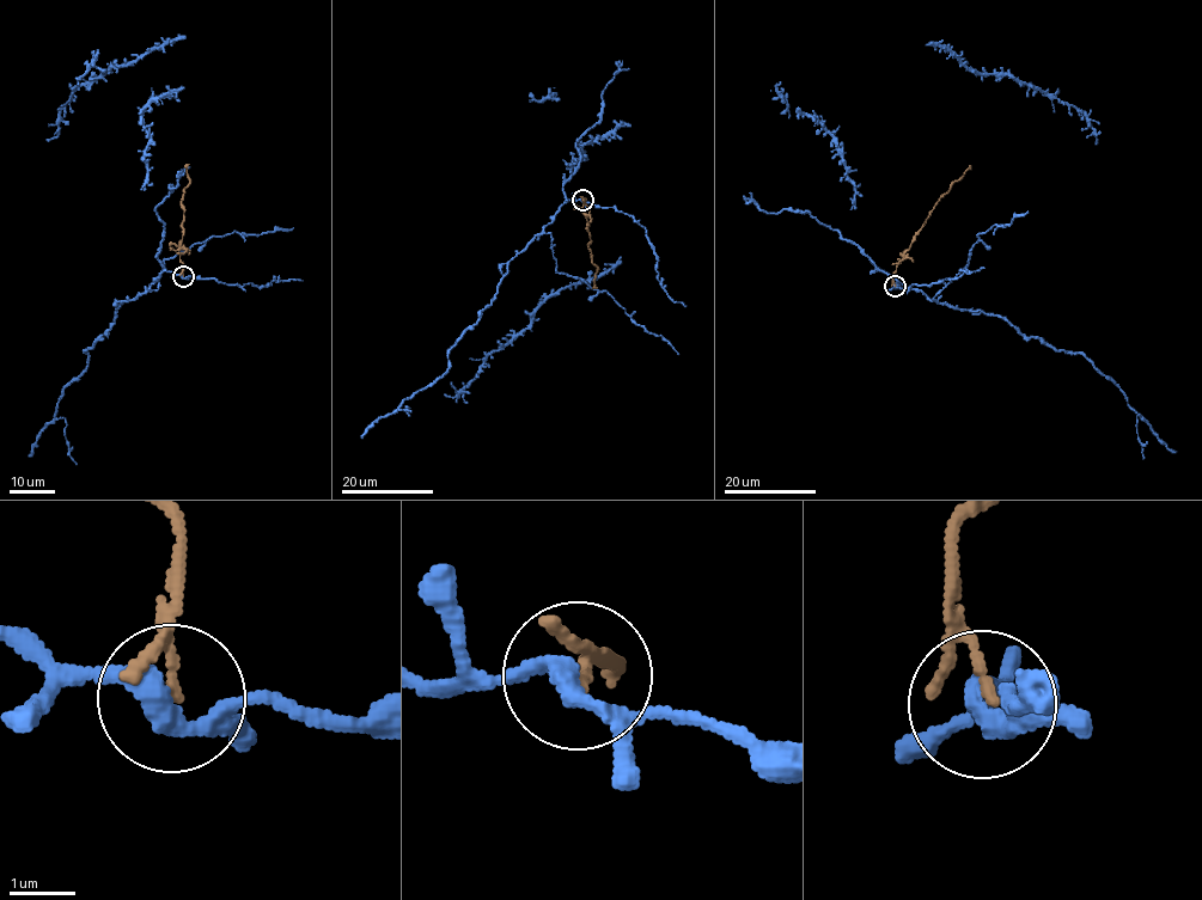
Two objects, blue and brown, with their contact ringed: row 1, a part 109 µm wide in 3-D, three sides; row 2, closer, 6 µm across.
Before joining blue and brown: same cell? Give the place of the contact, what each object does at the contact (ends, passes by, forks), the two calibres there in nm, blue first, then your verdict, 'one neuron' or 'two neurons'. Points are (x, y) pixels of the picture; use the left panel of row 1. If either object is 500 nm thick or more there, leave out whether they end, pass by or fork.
place (183, 276); blue passes by; brown passes by; calibres 280 and 100 nm; two neurons

